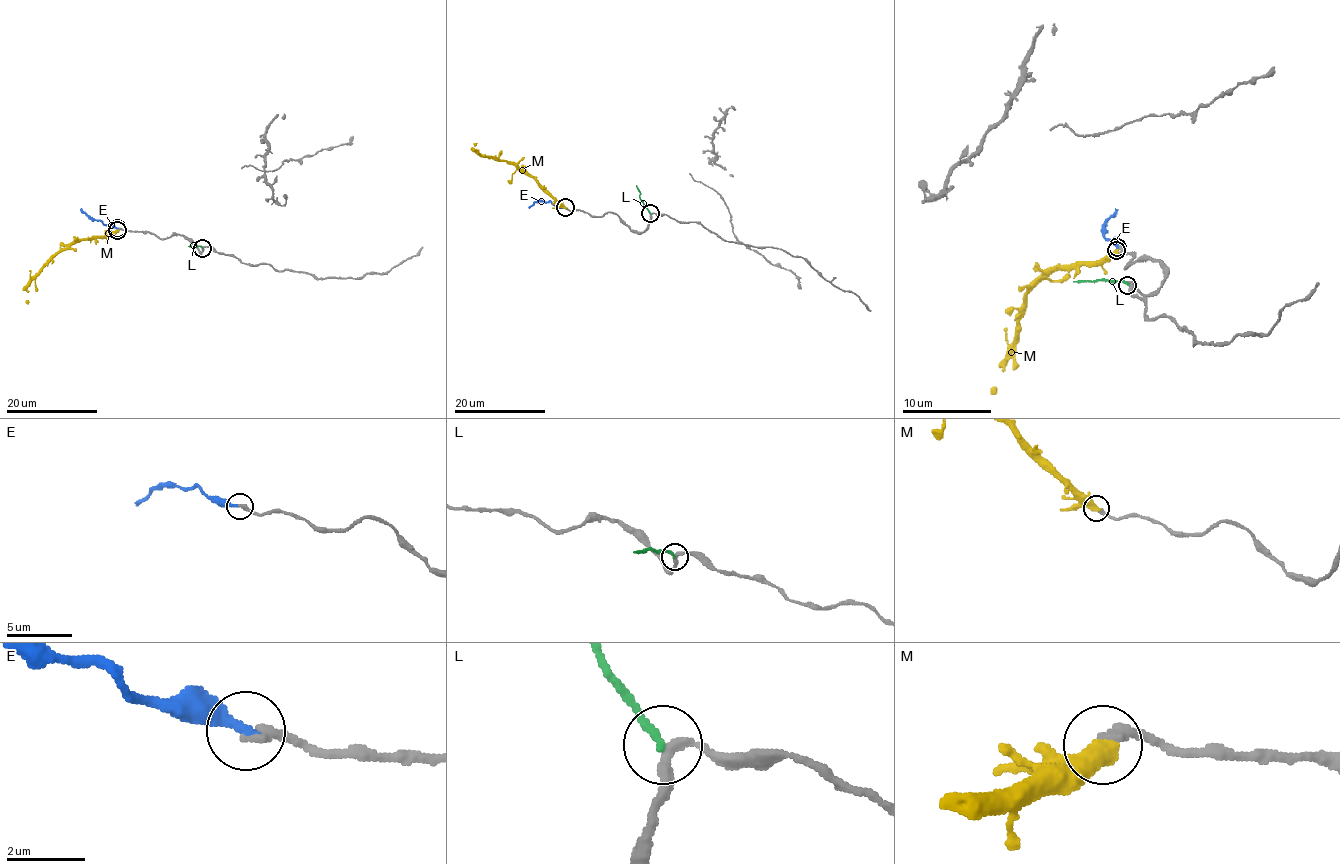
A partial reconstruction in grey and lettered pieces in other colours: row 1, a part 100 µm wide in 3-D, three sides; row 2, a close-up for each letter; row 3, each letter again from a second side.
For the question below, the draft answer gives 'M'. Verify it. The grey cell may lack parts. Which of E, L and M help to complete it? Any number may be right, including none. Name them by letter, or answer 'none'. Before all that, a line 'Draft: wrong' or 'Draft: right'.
Draft: wrong
E

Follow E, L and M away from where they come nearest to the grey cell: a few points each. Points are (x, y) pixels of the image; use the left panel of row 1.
E: (117, 228), (91, 218), (80, 208)
L: (203, 248), (188, 246)
M: (117, 230), (106, 235), (74, 241), (62, 249), (27, 288), (28, 304)

